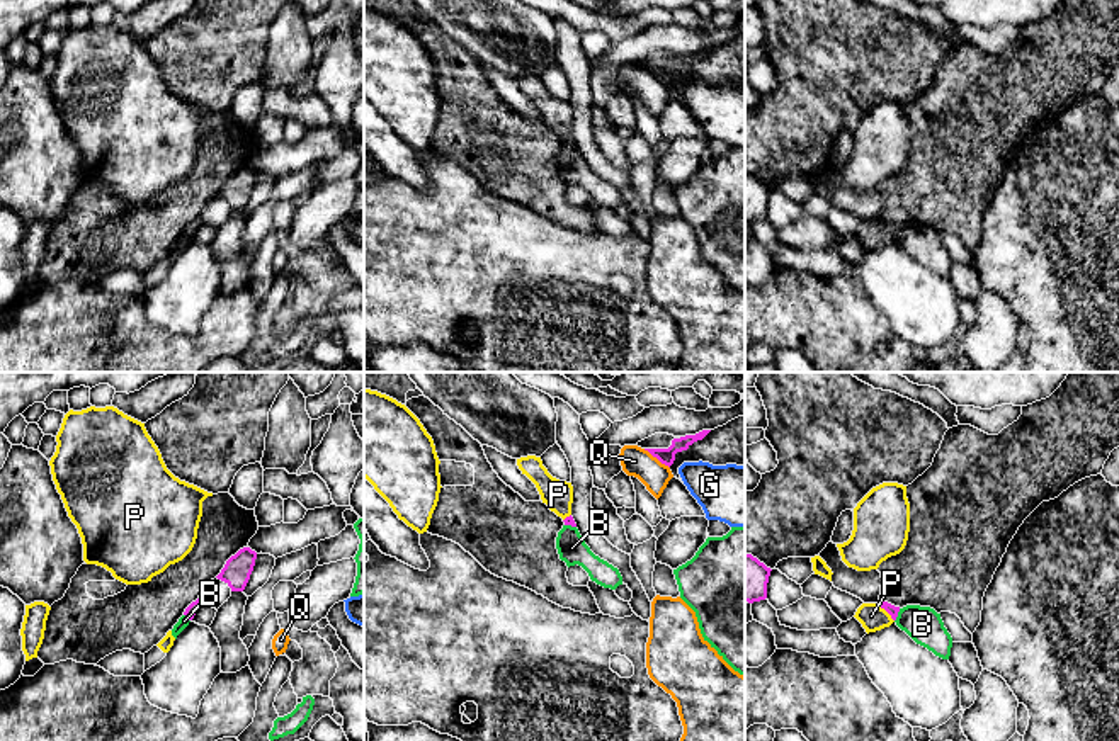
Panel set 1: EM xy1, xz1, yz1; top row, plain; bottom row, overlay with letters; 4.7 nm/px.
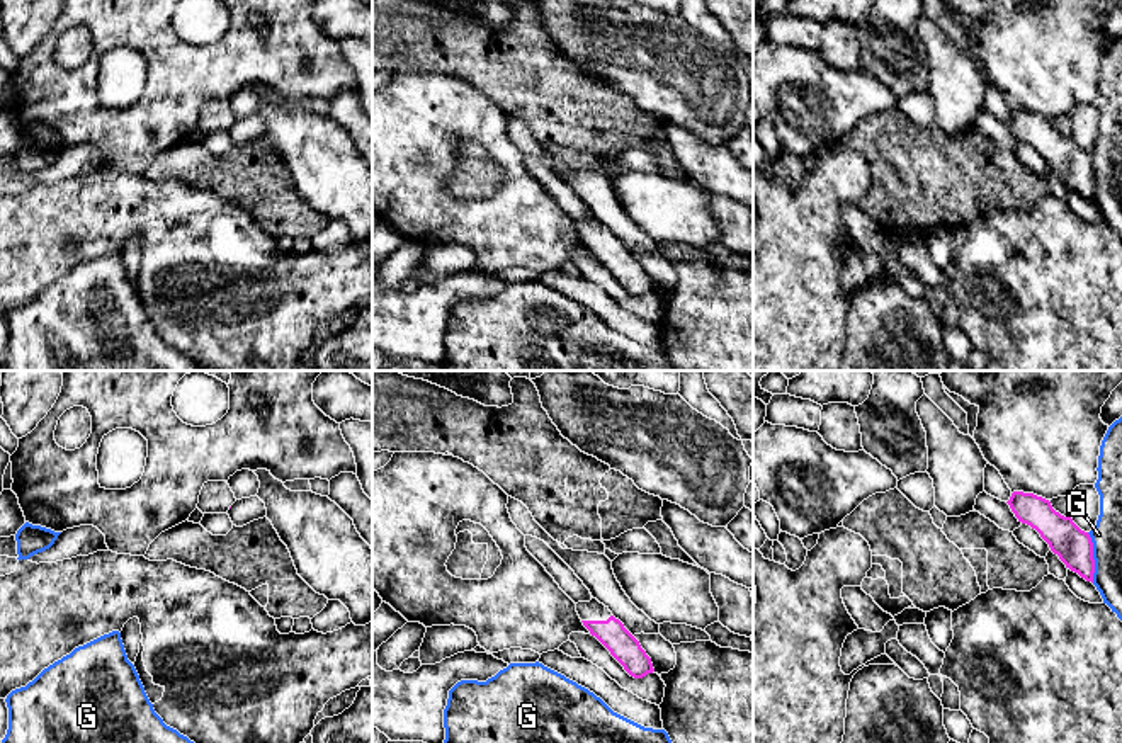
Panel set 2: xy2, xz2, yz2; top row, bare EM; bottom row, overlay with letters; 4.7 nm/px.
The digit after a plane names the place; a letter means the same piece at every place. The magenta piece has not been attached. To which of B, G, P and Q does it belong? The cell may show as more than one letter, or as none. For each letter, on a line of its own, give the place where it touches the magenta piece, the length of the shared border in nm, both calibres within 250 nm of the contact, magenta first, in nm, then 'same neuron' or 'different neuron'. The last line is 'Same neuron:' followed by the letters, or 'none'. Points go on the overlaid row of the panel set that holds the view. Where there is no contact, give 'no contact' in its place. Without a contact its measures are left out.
B: meets magenta in yz1 at (897, 616); contact 70 nm long; 50 nm thick on the magenta side, 170 nm on the other; different neuron
G: meets magenta in yz2 at (1092, 558); contact 240 nm long; 170 nm thick on the magenta side, 140 nm on the other; different neuron
P: meets magenta in yz1 at (886, 610); contact 120 nm long; 50 nm thick on the magenta side, 120 nm on the other; different neuron
Q: meets magenta in xz1 at (657, 458); contact 160 nm long; 80 nm thick on the magenta side, 140 nm on the other; different neuron
Same neuron: none

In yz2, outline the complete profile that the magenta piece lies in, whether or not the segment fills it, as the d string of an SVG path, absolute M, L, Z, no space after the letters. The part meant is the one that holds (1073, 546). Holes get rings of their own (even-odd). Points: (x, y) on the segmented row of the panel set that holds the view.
M1013 491L1006 503L1018 522L1040 534L1066 568L1093 583L1095 559L1088 532L1081 530L1071 517L1056 512L1049 500L1034 493Z

